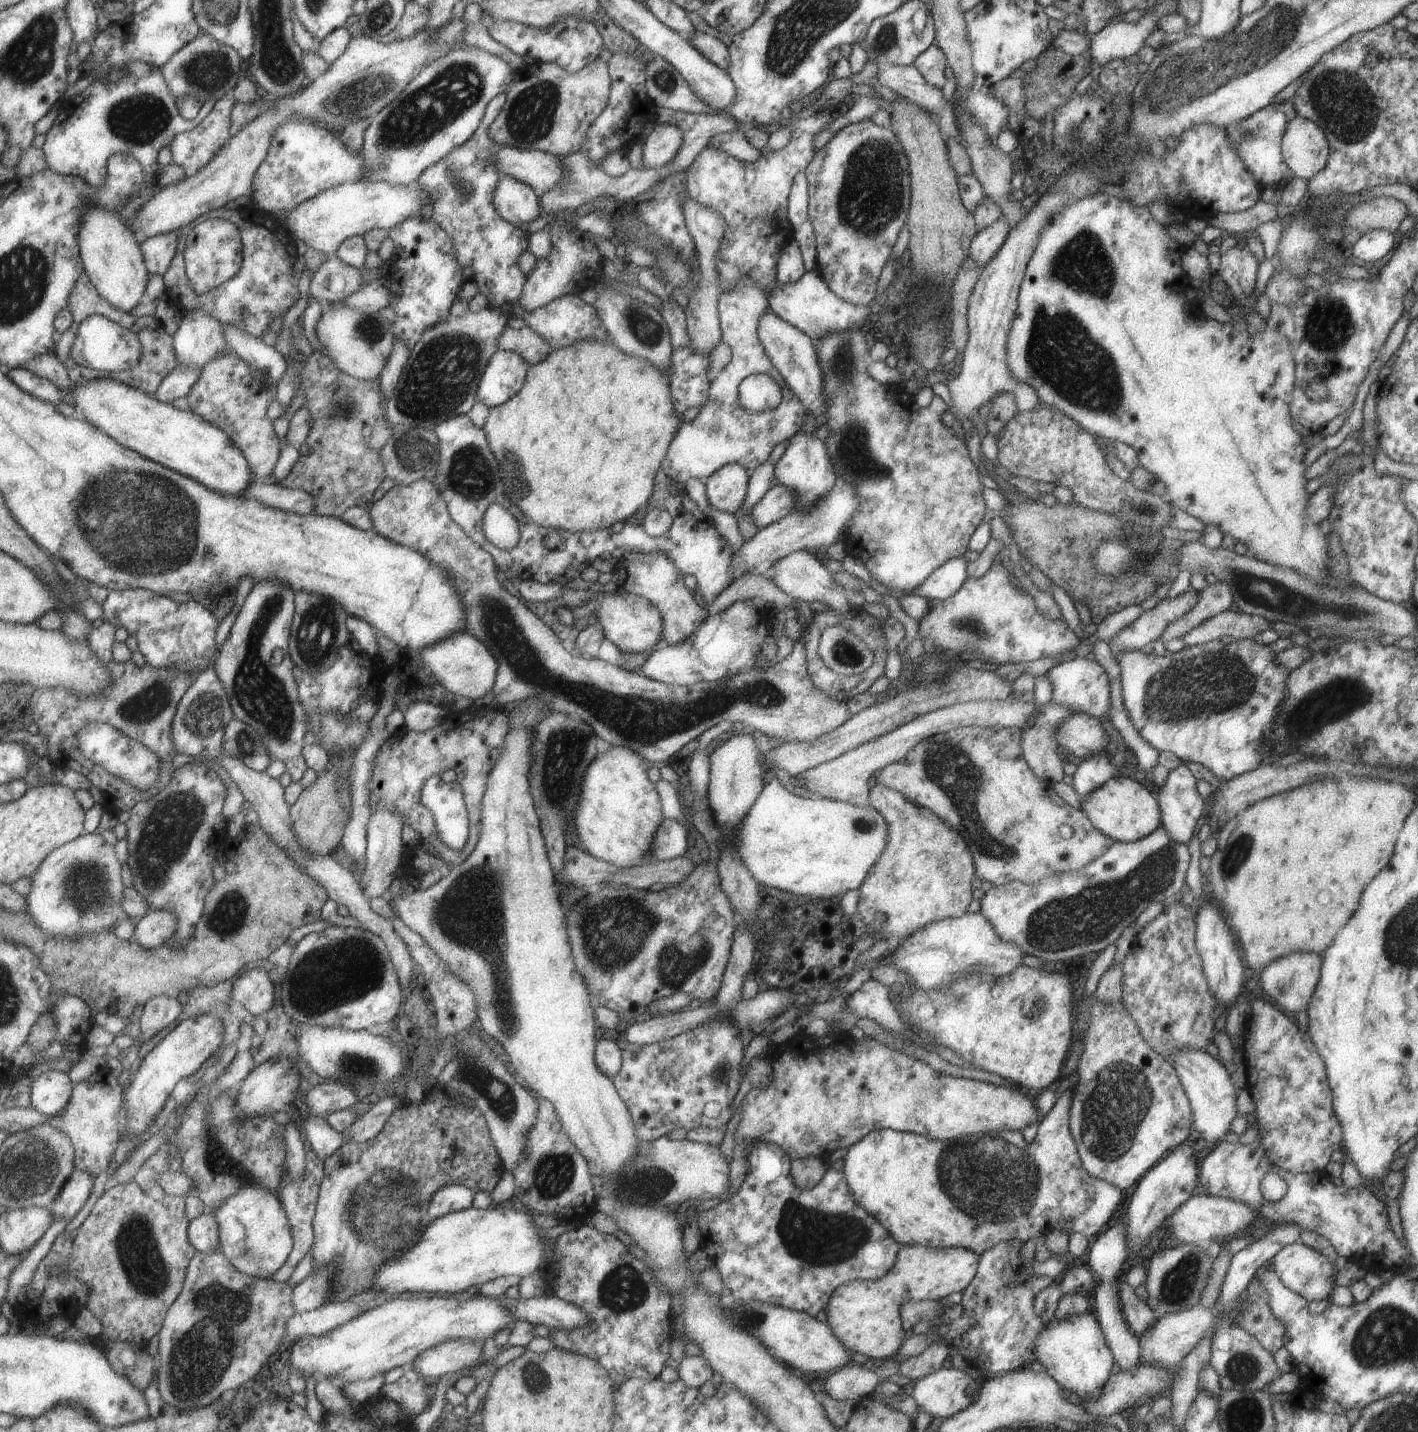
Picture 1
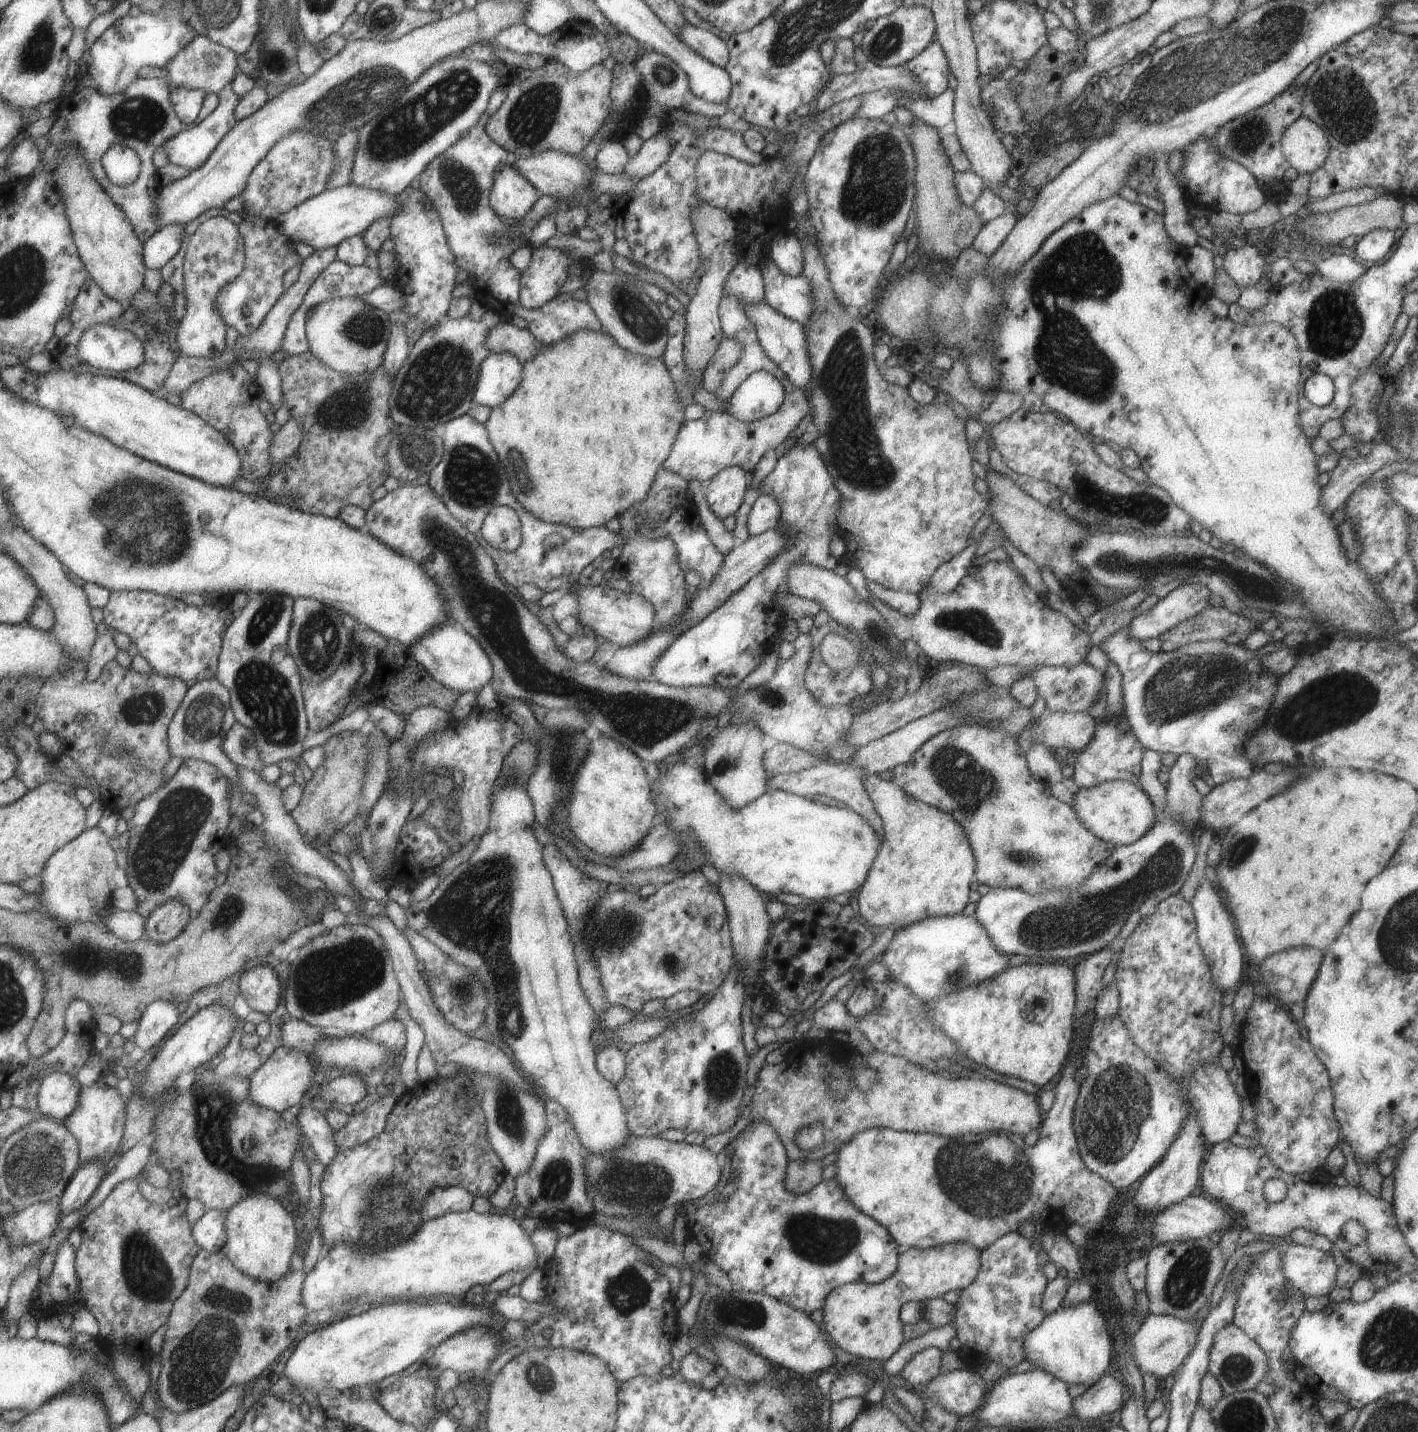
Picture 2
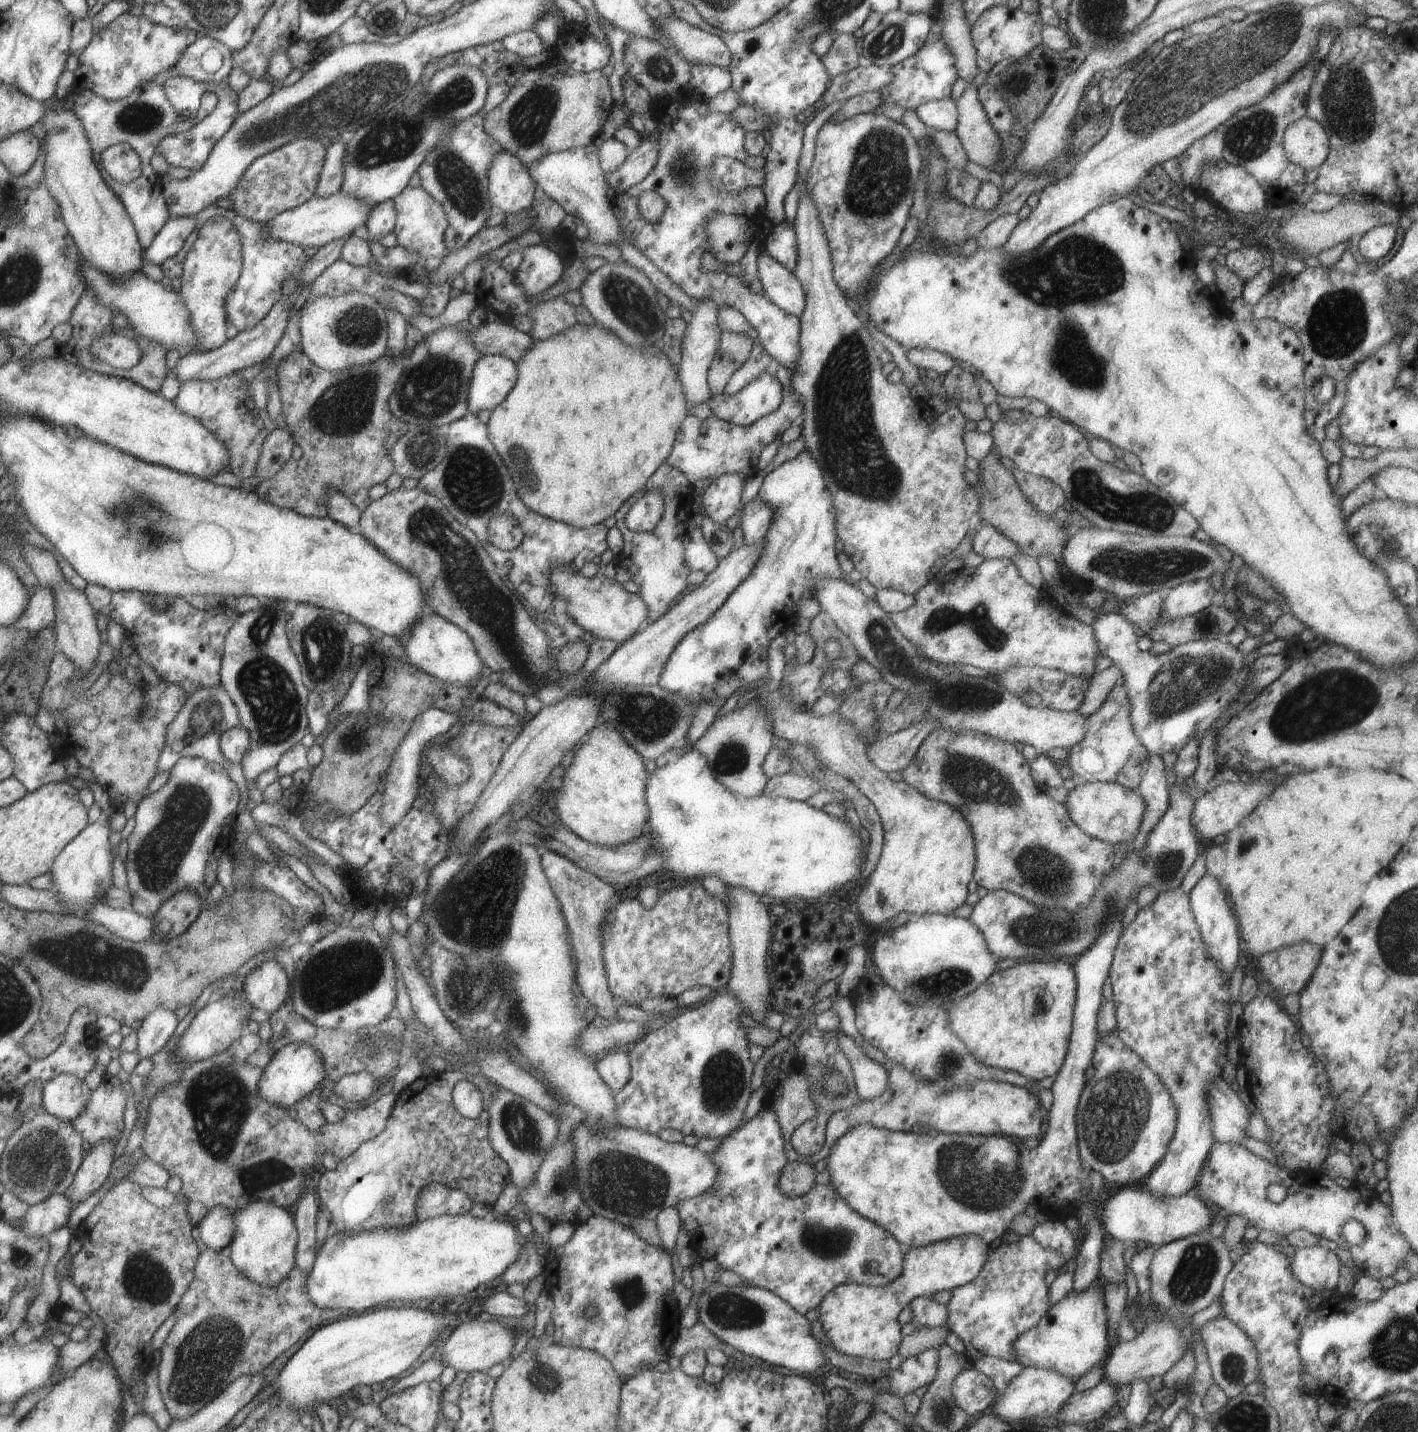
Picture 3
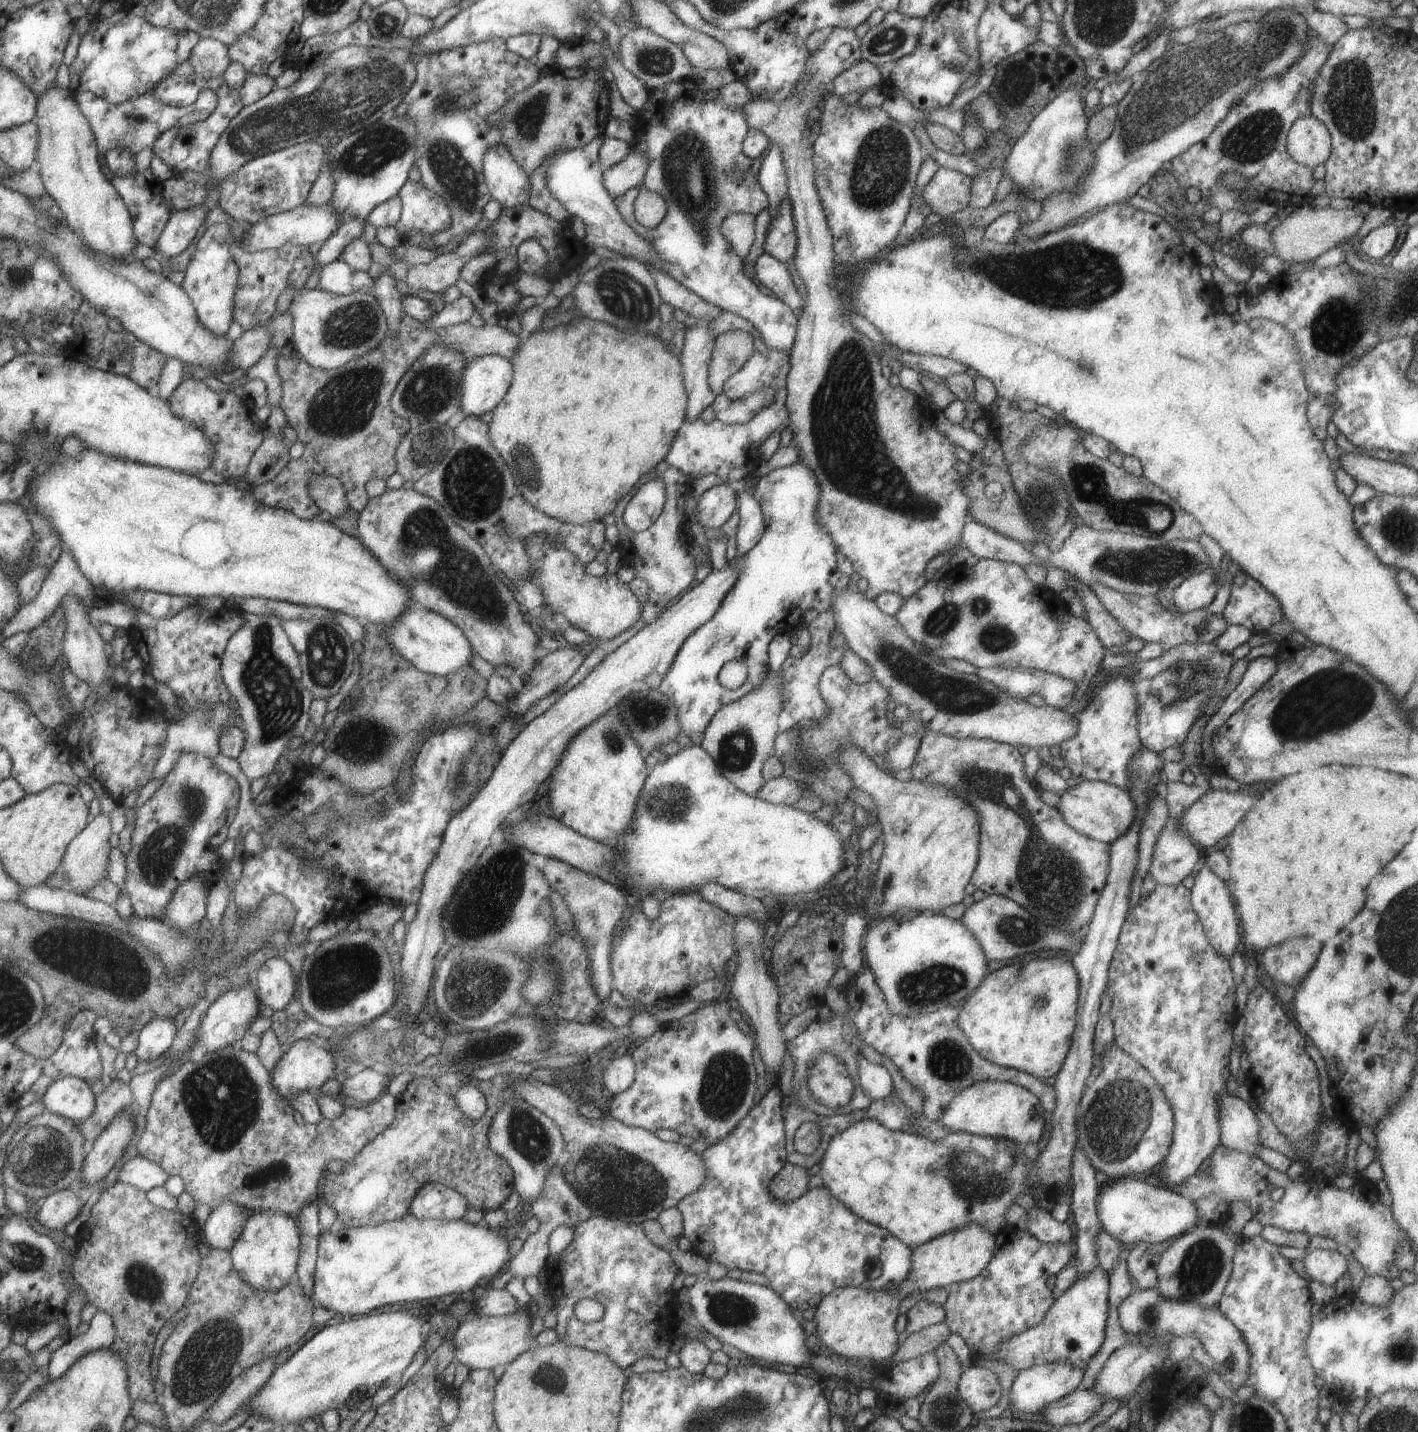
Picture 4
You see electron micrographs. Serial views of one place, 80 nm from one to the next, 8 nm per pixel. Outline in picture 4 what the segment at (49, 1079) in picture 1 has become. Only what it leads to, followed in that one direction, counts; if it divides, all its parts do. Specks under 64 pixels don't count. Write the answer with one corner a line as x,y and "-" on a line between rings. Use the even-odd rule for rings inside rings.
71,1075
56,1079
42,1099
51,1112
77,1123
89,1119
96,1111
96,1097
91,1083

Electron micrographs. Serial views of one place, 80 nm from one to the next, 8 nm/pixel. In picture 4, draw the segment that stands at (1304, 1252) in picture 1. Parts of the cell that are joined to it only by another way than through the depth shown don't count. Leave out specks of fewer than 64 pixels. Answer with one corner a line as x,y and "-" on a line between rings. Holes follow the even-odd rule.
1307,1250
1307,1254
1301,1262
1305,1267
1305,1280
1317,1281
1324,1285
1332,1285
1343,1276
1343,1273
1347,1272
1345,1257
1336,1250

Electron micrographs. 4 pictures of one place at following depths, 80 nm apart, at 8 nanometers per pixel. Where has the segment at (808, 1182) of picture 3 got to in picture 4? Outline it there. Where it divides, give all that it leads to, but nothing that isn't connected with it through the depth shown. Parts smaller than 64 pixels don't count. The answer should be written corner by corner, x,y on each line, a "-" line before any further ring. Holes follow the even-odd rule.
785,1161
784,1165
769,1181
768,1189
781,1202
794,1201
809,1189
807,1181
805,1170

